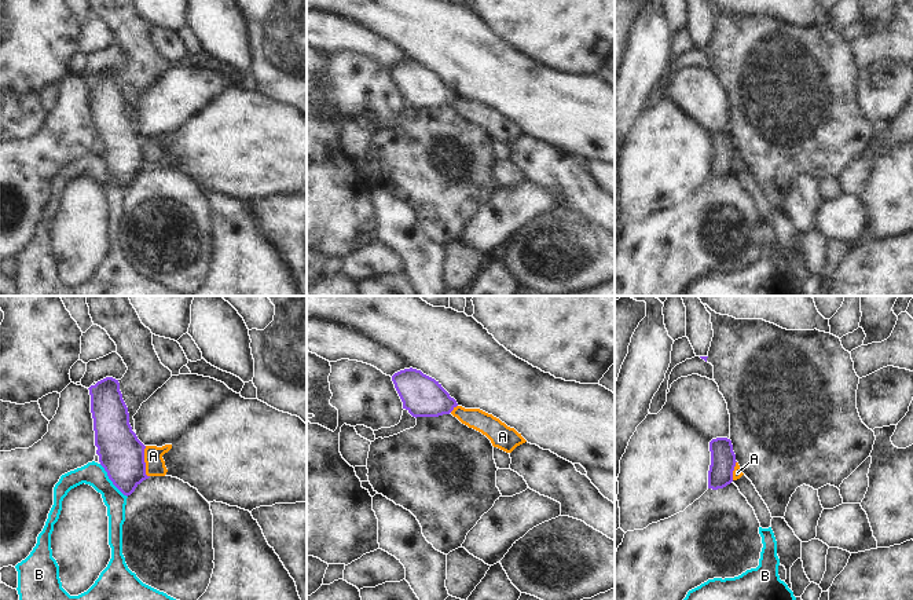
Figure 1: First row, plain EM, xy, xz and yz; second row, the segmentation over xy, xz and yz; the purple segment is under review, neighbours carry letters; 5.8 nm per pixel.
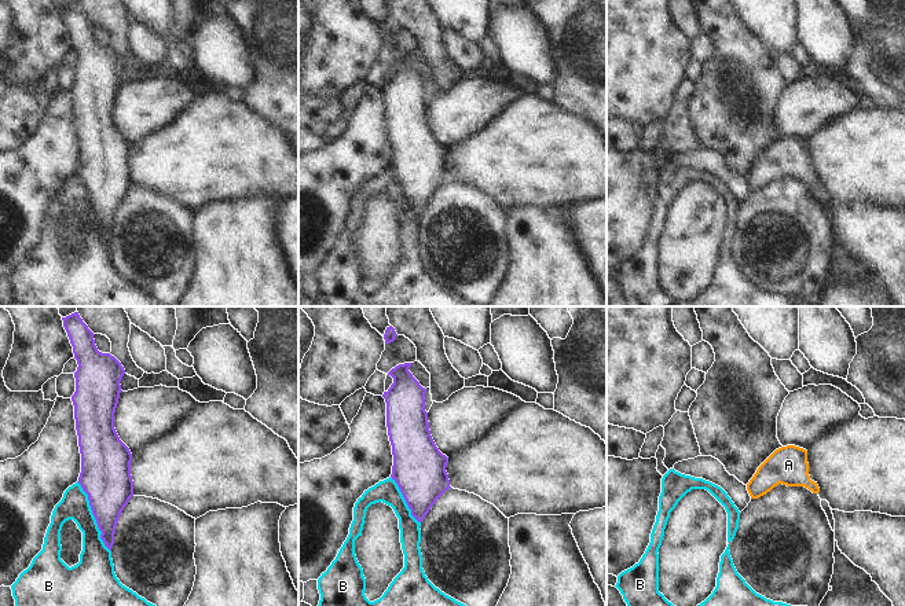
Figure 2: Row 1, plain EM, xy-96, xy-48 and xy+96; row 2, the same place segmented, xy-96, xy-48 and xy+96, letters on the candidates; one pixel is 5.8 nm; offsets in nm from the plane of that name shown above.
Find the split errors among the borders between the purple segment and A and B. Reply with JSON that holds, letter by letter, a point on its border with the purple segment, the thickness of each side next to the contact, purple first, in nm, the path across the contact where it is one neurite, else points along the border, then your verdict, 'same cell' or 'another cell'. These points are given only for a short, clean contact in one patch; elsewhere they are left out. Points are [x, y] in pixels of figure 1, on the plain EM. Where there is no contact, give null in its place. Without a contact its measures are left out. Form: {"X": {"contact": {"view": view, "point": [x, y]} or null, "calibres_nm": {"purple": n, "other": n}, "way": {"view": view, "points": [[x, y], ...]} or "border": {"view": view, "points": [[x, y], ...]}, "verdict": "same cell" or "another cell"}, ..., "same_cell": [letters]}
{"A": {"contact": {"view": "xy", "point": [143, 153]}, "calibres_nm": {"purple": 260, "other": 110}, "border": {"view": "xy", "points": [[146, 138], [145, 164], [149, 168]]}, "verdict": "another cell"}, "B": {"contact": {"view": "xy", "point": [110, 171]}, "calibres_nm": {"purple": 260, "other": 140}, "verdict": "another cell"}, "same_cell": []}

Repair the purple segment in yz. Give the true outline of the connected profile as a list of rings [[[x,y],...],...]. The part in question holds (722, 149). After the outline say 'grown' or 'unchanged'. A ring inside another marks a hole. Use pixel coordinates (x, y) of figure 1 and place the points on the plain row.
[[[727,129],[712,131],[710,143],[708,180],[723,180],[733,173],[733,162],[737,154],[732,132]]]; unchanged

